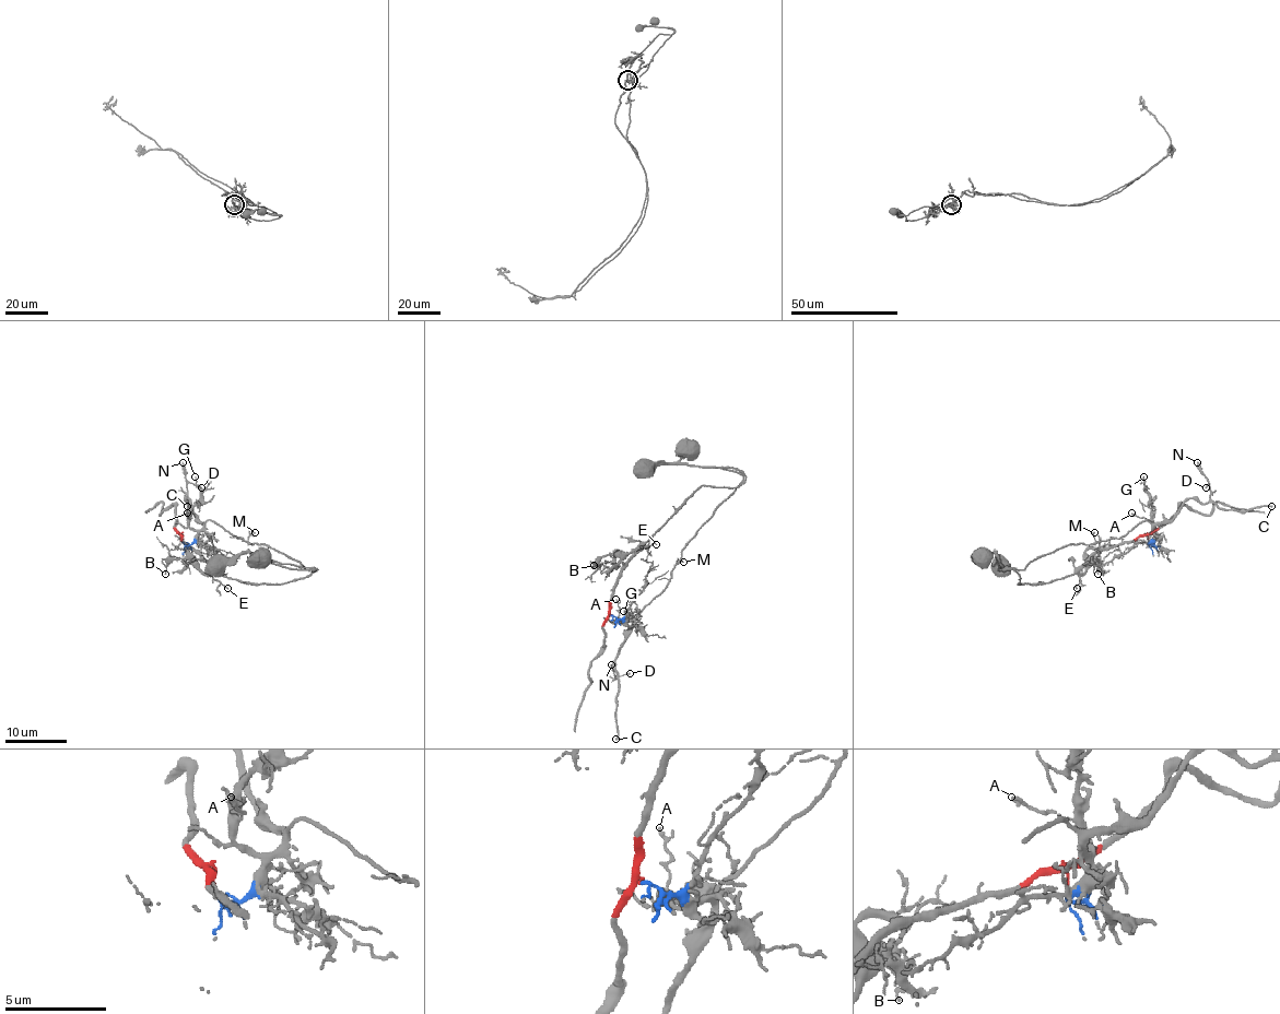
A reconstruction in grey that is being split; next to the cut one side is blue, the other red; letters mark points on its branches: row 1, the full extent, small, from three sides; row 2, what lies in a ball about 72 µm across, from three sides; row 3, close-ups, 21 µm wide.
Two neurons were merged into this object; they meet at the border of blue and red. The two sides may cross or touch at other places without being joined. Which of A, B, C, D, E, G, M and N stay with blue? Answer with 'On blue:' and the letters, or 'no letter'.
On blue: A, C, D, G, M, N

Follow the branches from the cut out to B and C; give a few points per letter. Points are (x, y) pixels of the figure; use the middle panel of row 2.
B: (610, 616), (610, 605), (624, 564), (607, 553), (594, 566)
C: (610, 616), (632, 622), (630, 634), (621, 645), (614, 664), (618, 682), (614, 740)

